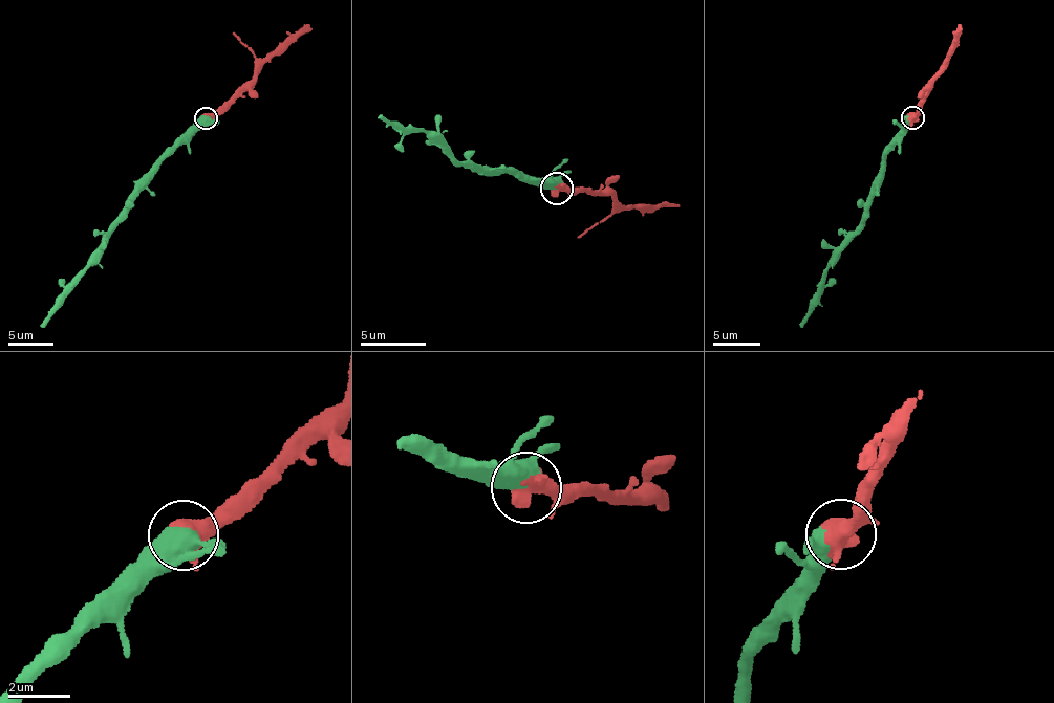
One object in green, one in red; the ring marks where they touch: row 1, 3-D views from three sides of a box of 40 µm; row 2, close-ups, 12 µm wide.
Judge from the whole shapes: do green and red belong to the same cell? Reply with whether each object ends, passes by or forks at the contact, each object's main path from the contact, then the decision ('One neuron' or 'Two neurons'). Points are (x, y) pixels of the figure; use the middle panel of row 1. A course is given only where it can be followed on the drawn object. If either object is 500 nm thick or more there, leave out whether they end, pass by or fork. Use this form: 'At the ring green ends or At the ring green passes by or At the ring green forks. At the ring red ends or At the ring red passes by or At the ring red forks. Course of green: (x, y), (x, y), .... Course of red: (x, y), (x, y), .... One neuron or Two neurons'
Course of green: (556, 188), (539, 188), (508, 170), (481, 172), (477, 166), (460, 163), (427, 130), (403, 132), (380, 116). Course of red: (556, 188), (609, 192), (621, 204), (678, 205). One neuron

